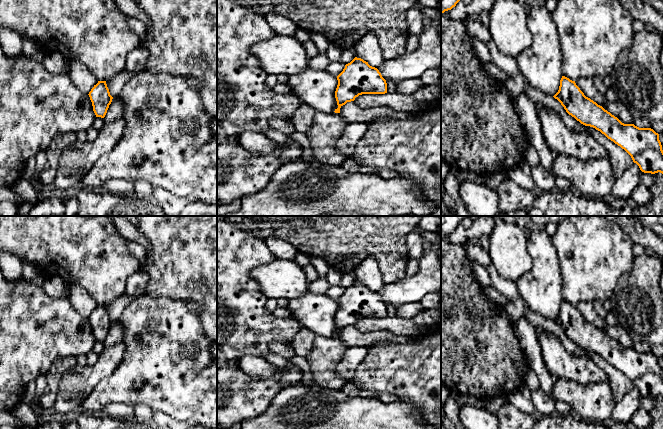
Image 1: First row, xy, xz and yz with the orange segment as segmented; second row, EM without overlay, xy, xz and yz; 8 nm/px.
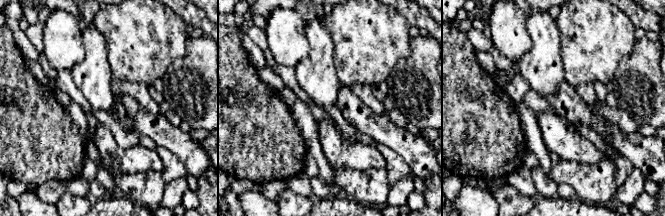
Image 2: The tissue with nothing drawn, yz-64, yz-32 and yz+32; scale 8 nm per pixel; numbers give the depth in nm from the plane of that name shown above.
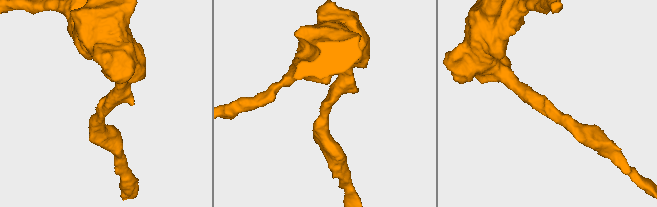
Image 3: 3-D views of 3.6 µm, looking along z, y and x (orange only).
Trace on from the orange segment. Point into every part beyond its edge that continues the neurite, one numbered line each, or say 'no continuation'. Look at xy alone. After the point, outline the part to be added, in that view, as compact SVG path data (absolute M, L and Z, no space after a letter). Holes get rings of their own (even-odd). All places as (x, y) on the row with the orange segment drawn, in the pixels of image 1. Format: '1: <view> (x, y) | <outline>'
no continuation

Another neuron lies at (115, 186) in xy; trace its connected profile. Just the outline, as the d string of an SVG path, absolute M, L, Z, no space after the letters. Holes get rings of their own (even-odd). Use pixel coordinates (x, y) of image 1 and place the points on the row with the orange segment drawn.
M110 179L102 185L102 190L108 191L112 194L123 194L128 197L136 197L133 182L123 179Z

